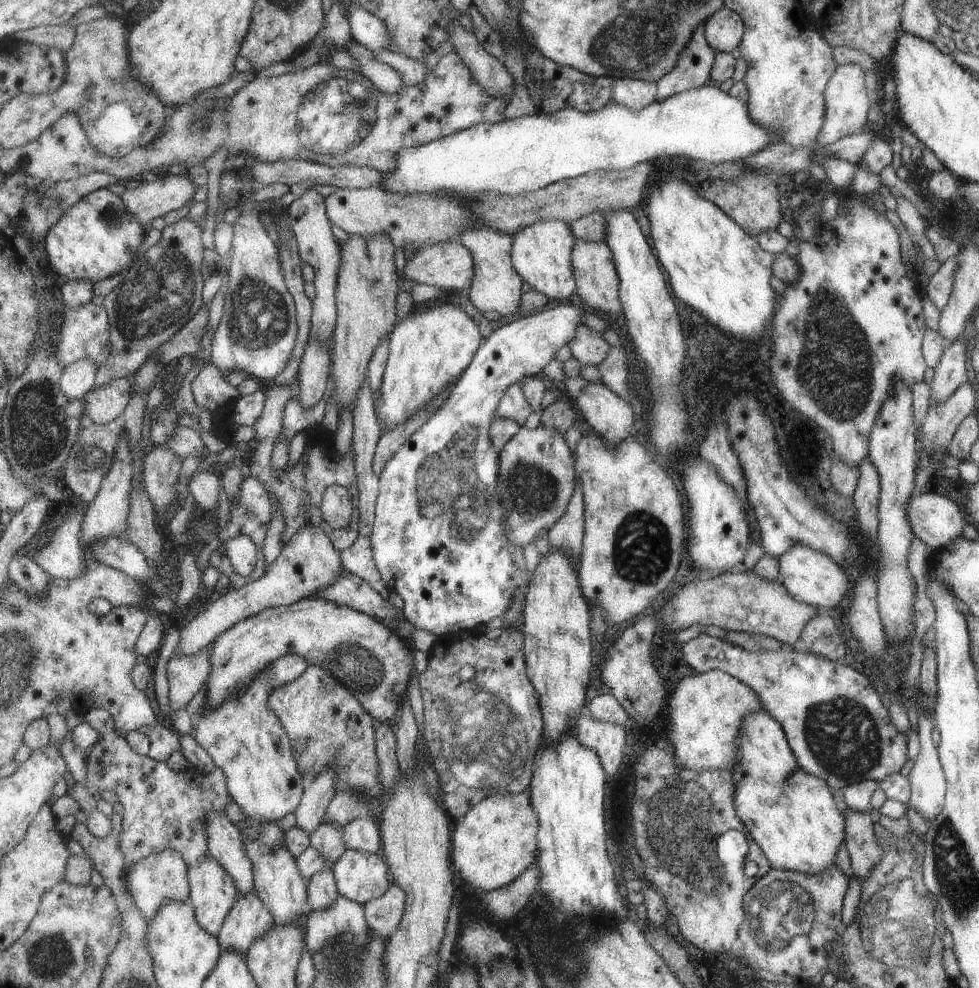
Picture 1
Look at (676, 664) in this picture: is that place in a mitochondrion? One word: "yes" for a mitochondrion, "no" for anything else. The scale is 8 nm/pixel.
no

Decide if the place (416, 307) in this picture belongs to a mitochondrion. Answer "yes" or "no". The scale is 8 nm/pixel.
no

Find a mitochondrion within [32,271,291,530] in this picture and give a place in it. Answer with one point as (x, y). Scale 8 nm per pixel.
(91, 458)

